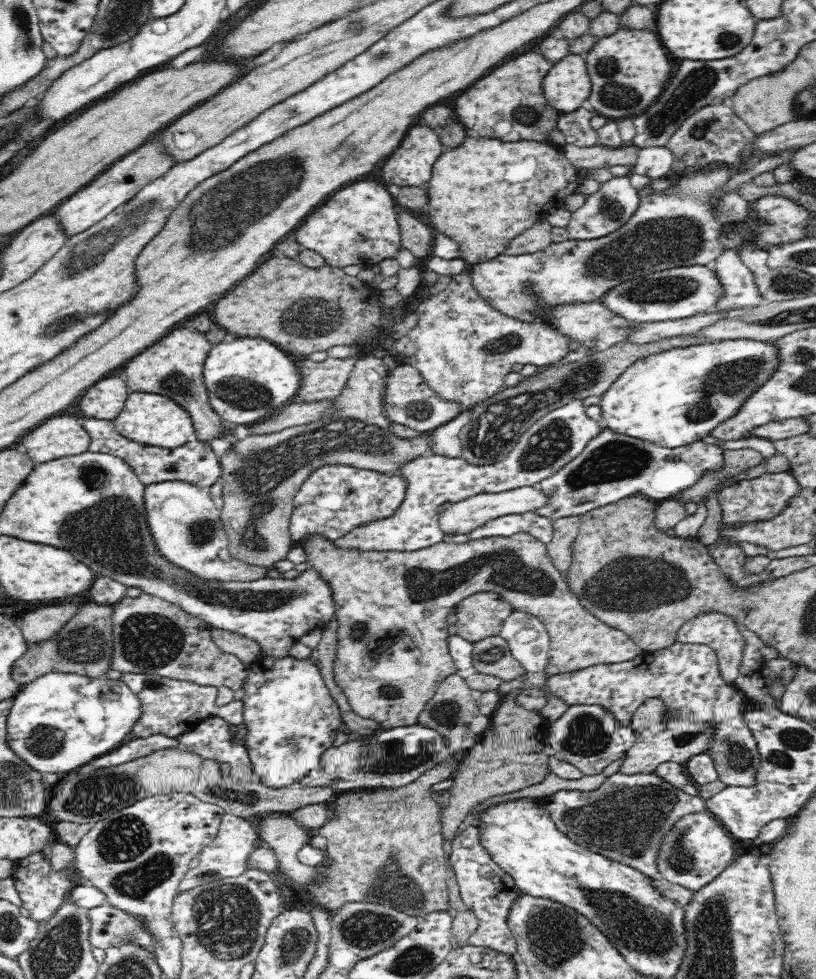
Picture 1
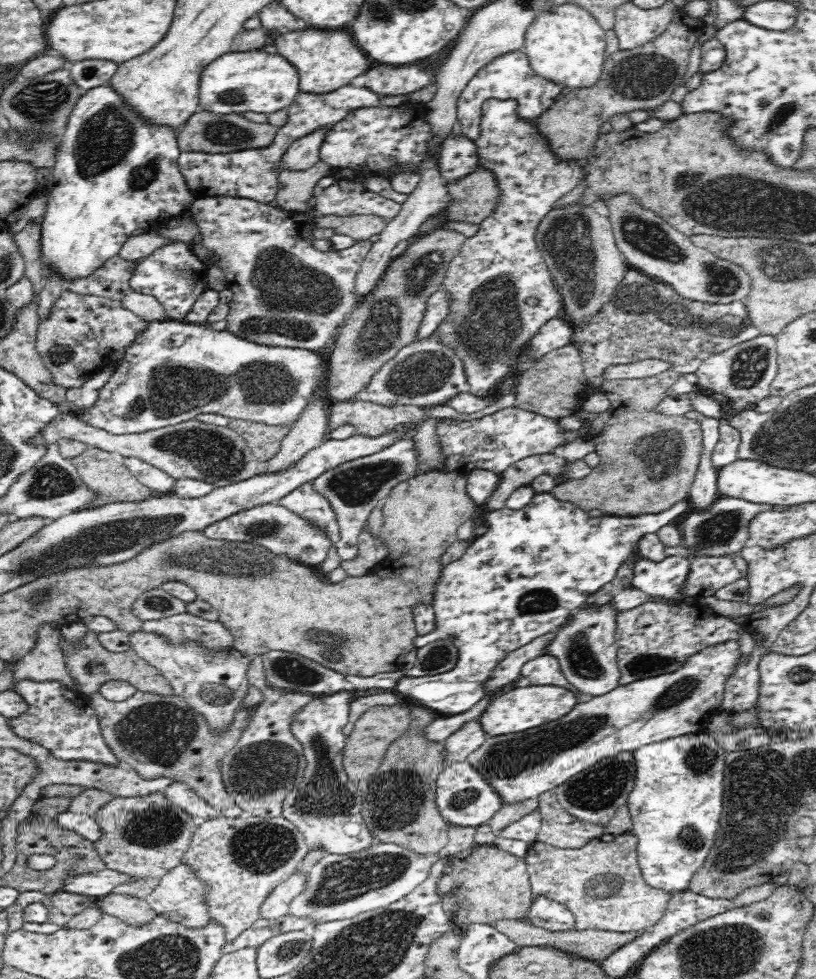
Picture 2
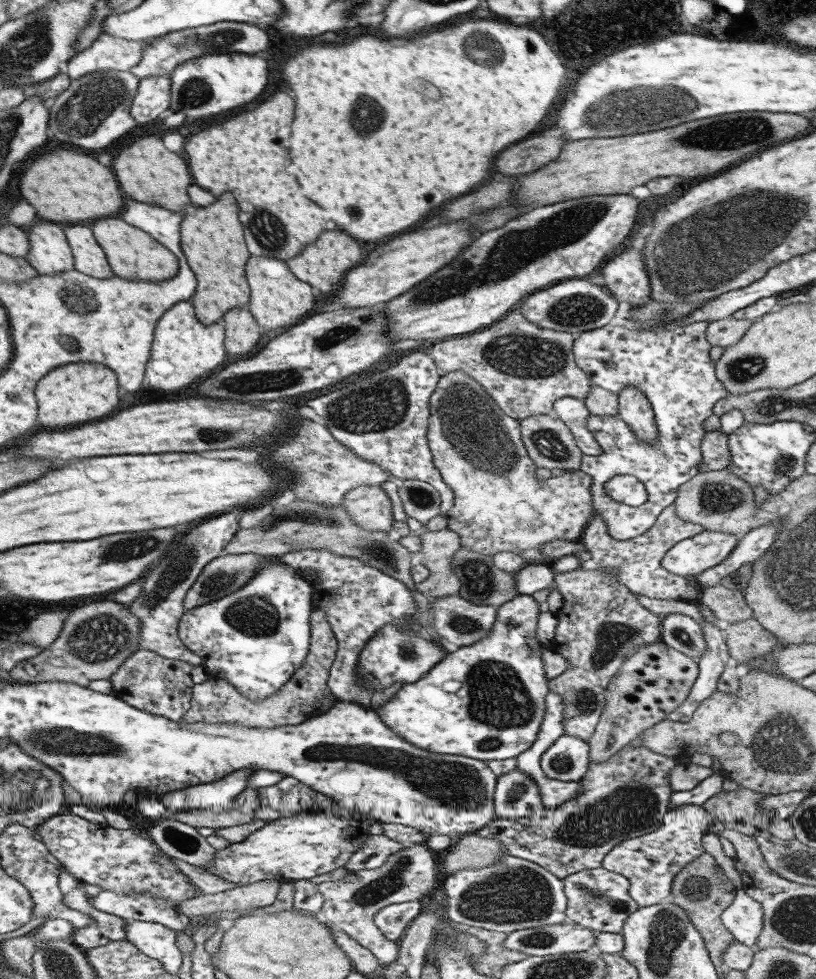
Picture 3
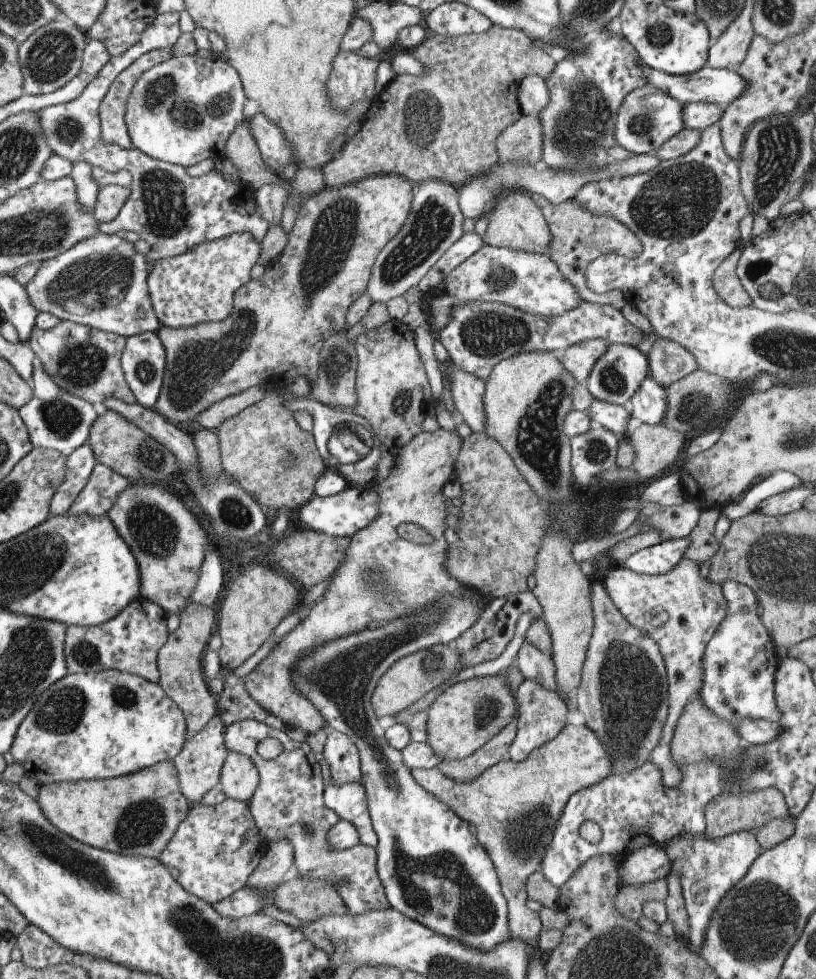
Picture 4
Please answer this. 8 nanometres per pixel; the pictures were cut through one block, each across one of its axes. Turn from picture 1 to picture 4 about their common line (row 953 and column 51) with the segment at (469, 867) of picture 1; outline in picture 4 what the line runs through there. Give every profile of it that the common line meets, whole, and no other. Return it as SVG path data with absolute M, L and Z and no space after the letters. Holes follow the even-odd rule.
M88 444L80 446L67 457L64 483L56 488L56 493L52 496L49 514L53 517L66 515L84 486L88 483L89 477L96 464L93 451Z

